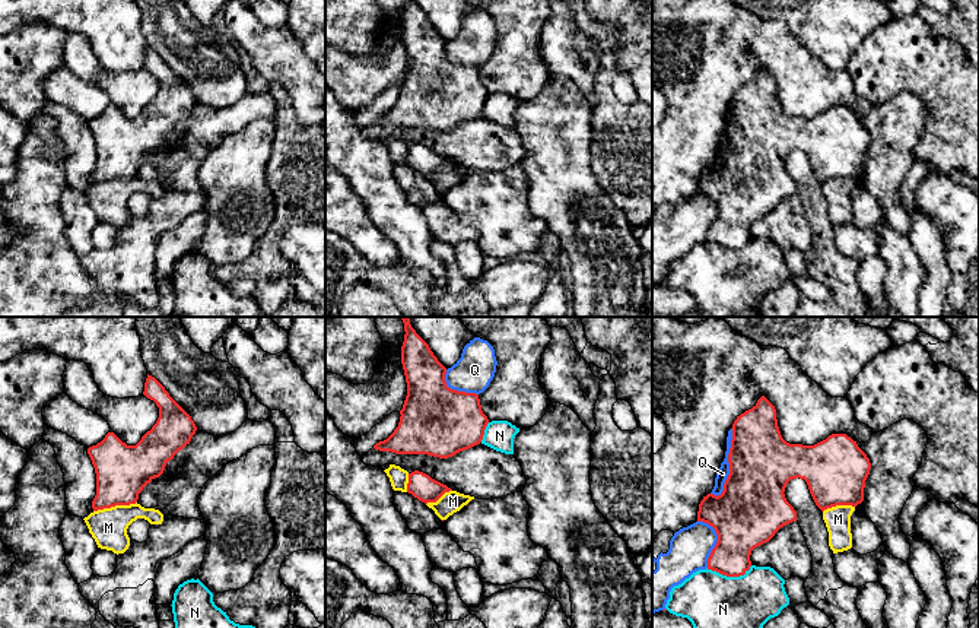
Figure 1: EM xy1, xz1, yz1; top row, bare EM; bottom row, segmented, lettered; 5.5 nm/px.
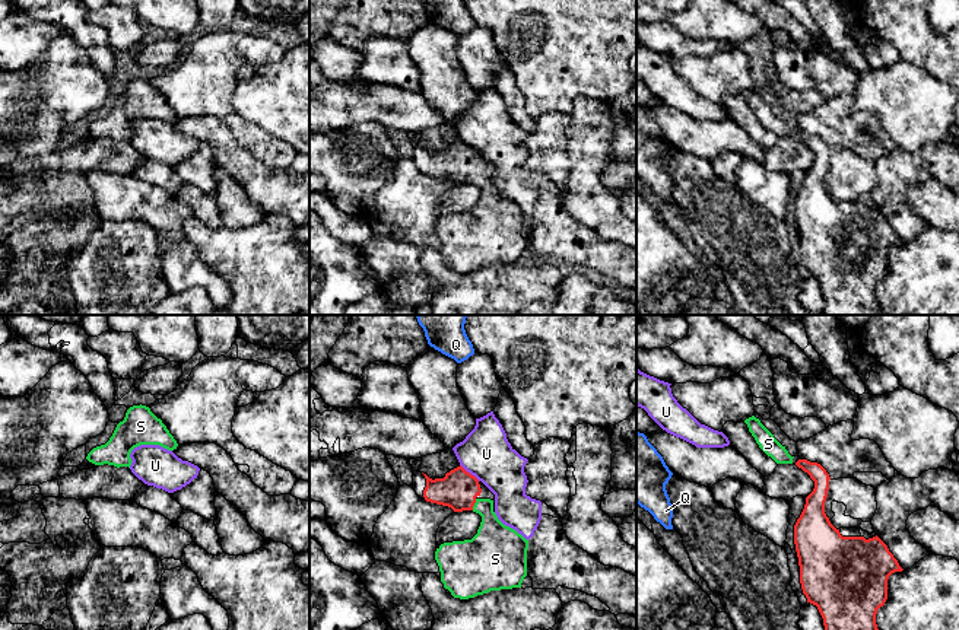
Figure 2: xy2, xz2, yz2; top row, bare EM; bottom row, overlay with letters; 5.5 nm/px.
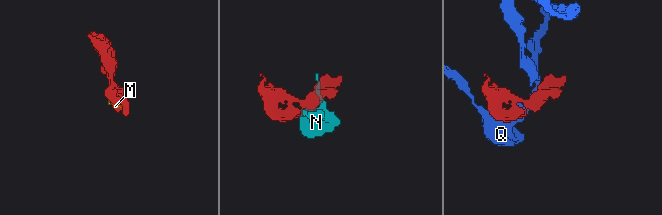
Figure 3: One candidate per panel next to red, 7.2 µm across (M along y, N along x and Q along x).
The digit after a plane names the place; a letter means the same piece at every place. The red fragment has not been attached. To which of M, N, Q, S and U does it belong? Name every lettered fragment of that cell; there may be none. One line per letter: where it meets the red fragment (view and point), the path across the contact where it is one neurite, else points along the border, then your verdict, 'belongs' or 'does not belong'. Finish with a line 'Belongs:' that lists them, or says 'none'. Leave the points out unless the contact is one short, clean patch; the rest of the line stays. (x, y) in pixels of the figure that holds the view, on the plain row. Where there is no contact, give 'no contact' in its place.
M: meets red in xy1 at (114, 178); border along xy1 (136, 174), (94, 184); does not belong
N: meets red in yz1 at (728, 249); does not belong
Q: meets red in yz1 at (728, 135); does not belong
S: meets red in xz2 at (473, 178); belongs
U: meets red in xz2 at (469, 146); border along xz2 (460, 137), (479, 153); does not belong
Belongs: S

